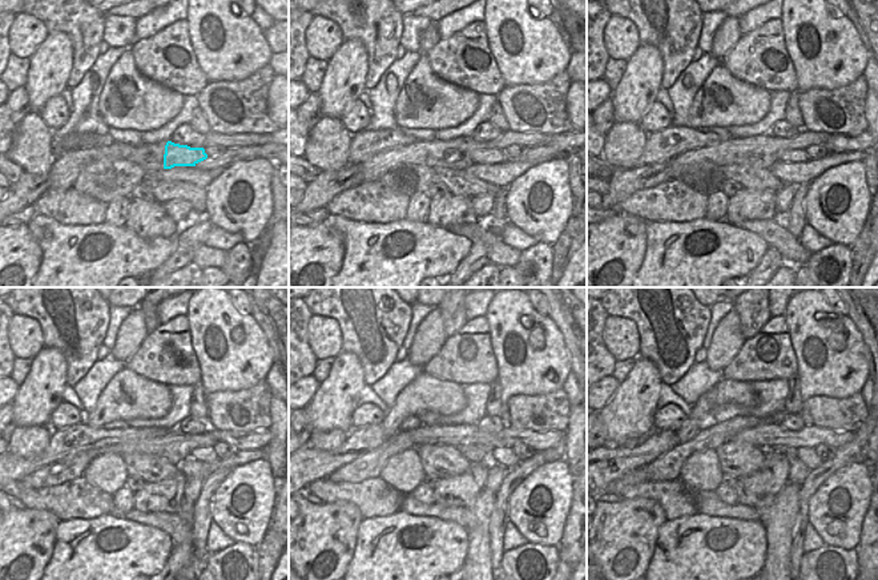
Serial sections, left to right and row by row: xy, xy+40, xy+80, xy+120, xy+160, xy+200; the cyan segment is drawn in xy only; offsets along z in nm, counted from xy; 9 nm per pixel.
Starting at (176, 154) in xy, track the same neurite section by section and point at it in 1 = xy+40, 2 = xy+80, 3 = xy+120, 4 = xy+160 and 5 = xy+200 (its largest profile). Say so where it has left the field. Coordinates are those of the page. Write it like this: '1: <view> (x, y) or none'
1: xy+40 (490, 156)
2: xy+80 (798, 156)
3: xy+120 (204, 454)
4: xy+160 (506, 456)
5: xy+200 (808, 455)

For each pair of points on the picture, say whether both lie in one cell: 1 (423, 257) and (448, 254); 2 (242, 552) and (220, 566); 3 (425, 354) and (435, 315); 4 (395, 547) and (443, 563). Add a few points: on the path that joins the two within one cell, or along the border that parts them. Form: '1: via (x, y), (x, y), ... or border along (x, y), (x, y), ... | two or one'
1: via (430, 254), (442, 254) | one
2: via (236, 559), (222, 559) | one
3: via (426, 345), (431, 325) | one
4: via (407, 551), (431, 551) | one

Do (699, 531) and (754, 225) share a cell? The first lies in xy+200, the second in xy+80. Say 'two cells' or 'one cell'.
two cells

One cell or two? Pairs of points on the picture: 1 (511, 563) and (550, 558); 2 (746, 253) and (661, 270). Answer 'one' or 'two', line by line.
1: one
2: one

